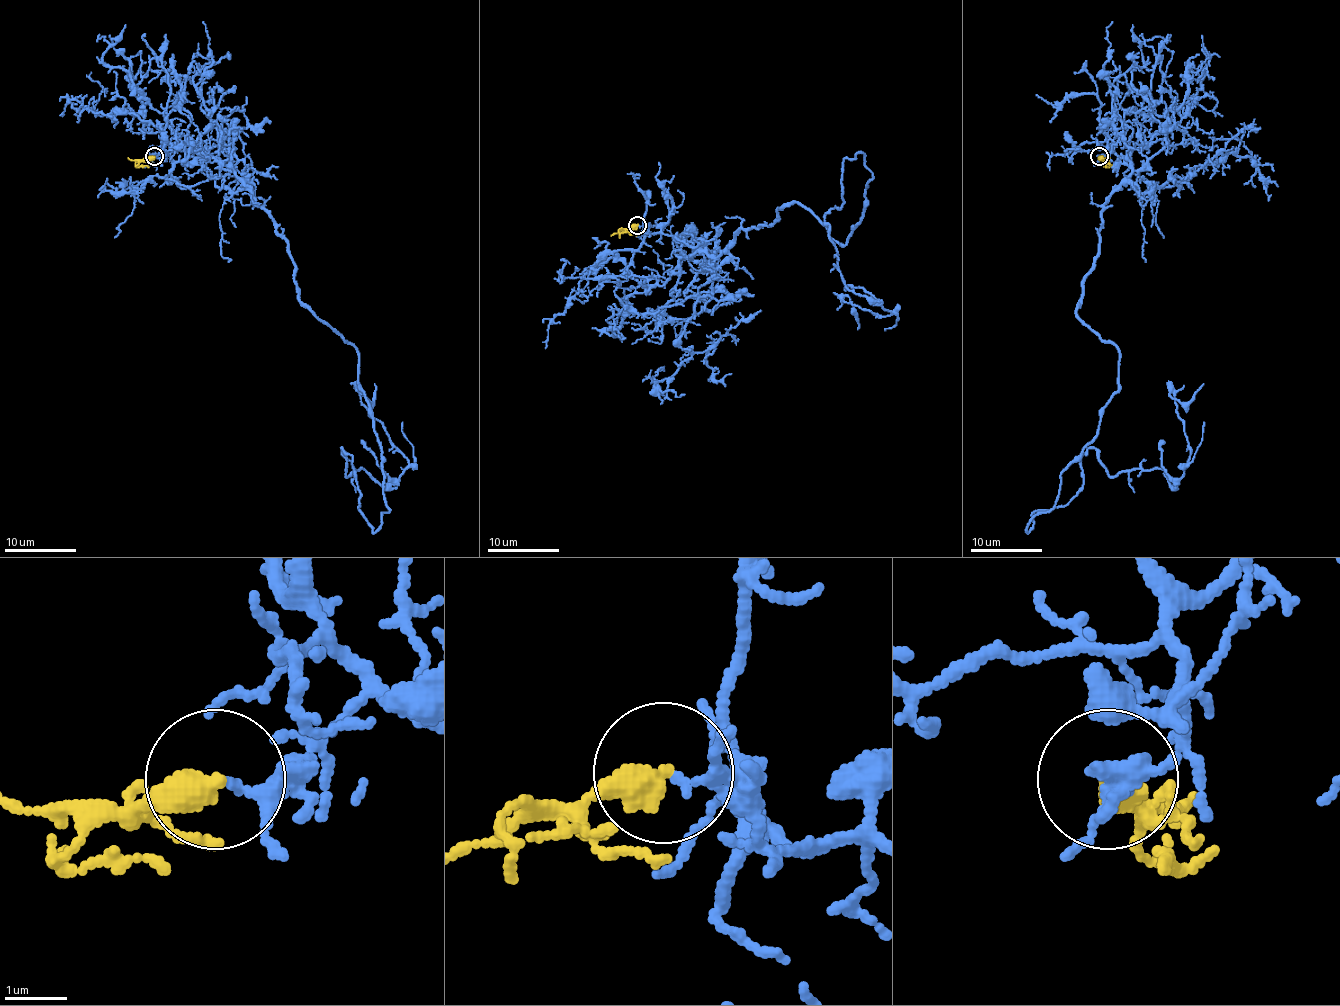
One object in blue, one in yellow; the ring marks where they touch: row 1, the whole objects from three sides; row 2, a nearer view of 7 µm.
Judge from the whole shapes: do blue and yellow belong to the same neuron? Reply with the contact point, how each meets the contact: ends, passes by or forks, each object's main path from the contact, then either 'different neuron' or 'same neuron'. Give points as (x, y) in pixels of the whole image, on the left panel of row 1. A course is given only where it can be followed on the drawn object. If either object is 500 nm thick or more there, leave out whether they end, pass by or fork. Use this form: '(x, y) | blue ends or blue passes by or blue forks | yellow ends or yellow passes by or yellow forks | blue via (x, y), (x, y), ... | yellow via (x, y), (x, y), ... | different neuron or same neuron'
(154, 156) | blue via (154, 156), (219, 158), (356, 349), (376, 530), (341, 448), (383, 485), (408, 464), (374, 383) | yellow via (154, 156), (138, 160), (127, 158) | different neuron

